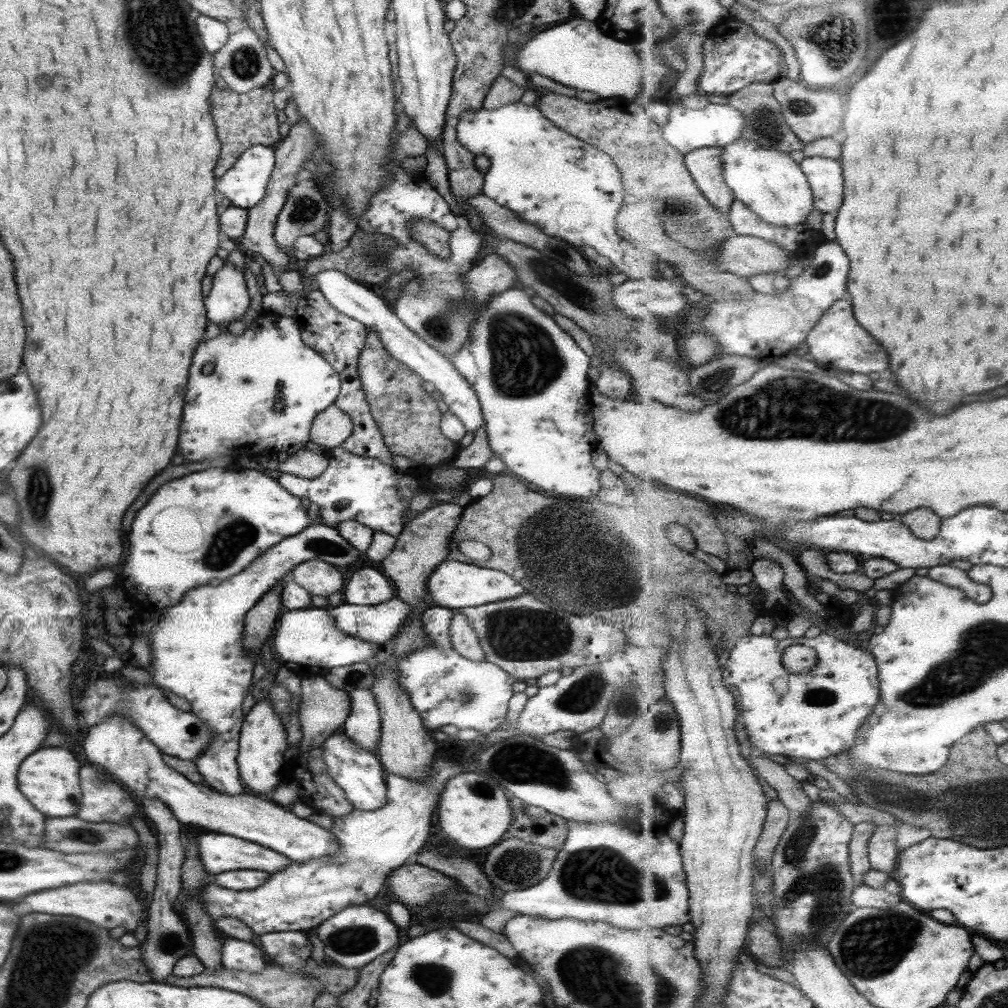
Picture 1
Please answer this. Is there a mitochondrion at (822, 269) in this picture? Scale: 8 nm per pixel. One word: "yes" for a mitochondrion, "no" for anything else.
yes

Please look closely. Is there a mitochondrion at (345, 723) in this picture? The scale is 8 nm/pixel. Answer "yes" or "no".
no

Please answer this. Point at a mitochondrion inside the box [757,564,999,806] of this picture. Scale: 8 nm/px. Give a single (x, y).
(823, 697)

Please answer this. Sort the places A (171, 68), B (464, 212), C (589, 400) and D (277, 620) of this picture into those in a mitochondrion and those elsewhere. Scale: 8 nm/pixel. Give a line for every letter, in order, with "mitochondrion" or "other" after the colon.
A: mitochondrion
B: other
C: other
D: other

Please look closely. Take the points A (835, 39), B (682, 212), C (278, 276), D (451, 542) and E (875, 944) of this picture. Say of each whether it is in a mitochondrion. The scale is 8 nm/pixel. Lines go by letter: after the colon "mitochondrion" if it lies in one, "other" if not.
A: mitochondrion
B: mitochondrion
C: other
D: other
E: mitochondrion

